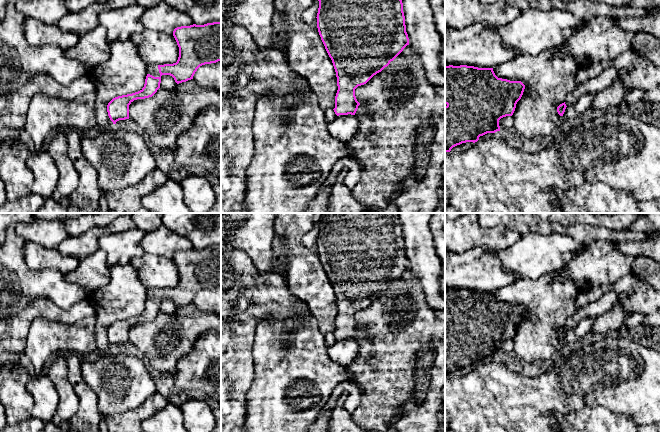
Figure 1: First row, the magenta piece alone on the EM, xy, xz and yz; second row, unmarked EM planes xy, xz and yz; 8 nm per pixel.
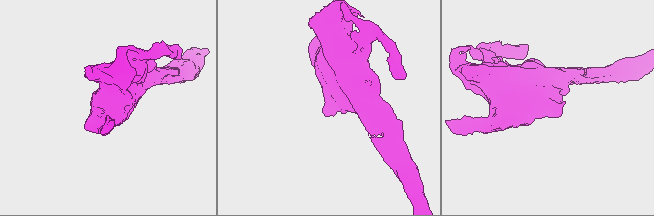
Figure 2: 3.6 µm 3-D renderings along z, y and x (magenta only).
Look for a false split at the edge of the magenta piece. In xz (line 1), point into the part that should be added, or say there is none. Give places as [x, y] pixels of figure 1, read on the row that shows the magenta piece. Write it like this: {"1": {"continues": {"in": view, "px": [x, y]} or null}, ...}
{"1": {"continues": null}}

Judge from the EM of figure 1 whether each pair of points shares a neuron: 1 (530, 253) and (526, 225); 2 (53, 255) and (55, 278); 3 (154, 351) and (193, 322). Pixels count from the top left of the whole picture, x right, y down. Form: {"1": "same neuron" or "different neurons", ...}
{"1": "different neurons", "2": "different neurons", "3": "same neuron"}

